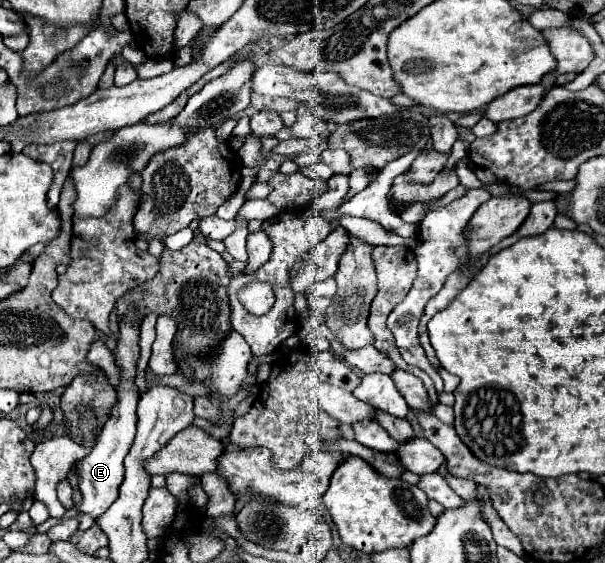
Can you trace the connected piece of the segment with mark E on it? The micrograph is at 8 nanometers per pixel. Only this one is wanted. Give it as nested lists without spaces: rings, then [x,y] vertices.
[[[129,312],[125,320],[121,320],[119,324],[121,340],[117,344],[117,358],[121,364],[121,386],[117,390],[117,404],[113,406],[113,414],[109,422],[103,426],[93,450],[83,460],[77,462],[79,490],[83,494],[83,500],[77,506],[77,510],[83,514],[89,514],[91,518],[99,518],[117,500],[119,486],[125,476],[123,458],[127,456],[129,446],[133,444],[133,438],[135,438],[135,424],[137,424],[135,410],[137,410],[137,400],[139,400],[139,390],[135,386],[135,364],[139,358],[139,324],[135,324],[135,320],[137,320],[137,314]]]

